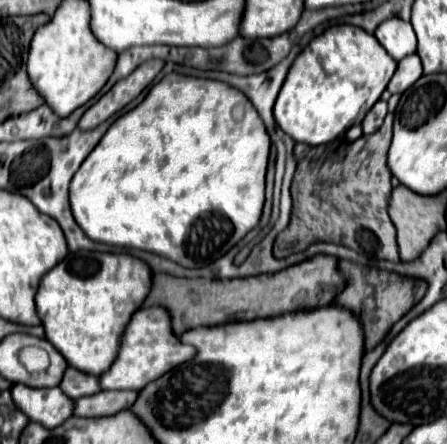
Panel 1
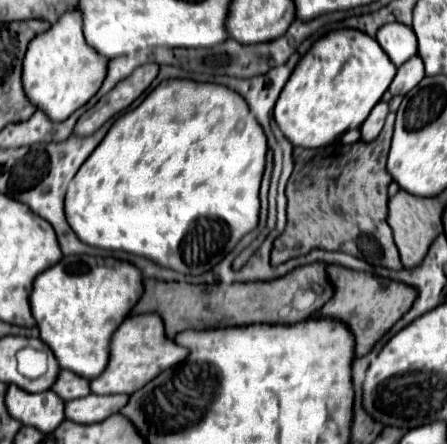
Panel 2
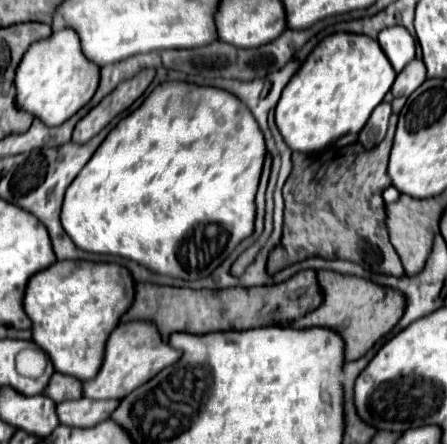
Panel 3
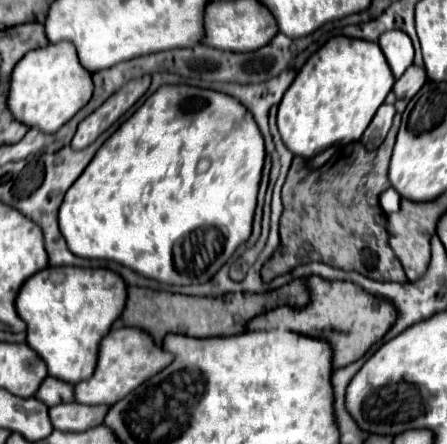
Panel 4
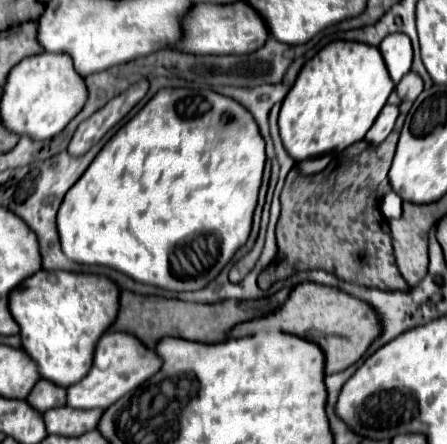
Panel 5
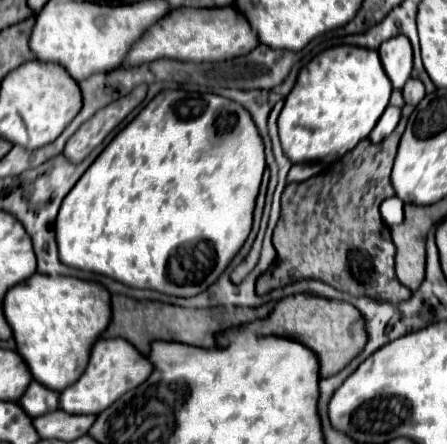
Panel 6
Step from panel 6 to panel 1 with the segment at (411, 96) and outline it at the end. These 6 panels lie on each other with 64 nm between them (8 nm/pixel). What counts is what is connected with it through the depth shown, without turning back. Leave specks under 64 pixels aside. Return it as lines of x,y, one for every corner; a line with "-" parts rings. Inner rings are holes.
412,54
412,56
400,60
400,64
398,64
398,68
388,84
390,94
406,92
420,76
422,76
422,62
420,62
418,54

